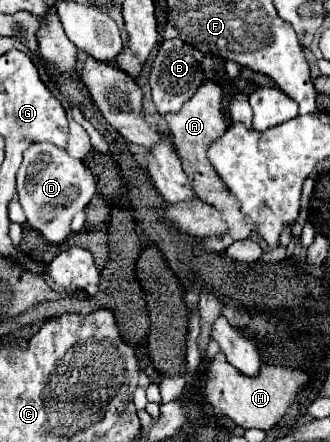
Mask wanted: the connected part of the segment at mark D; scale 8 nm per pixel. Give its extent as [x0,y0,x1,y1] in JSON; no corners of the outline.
[18,143,96,243]

